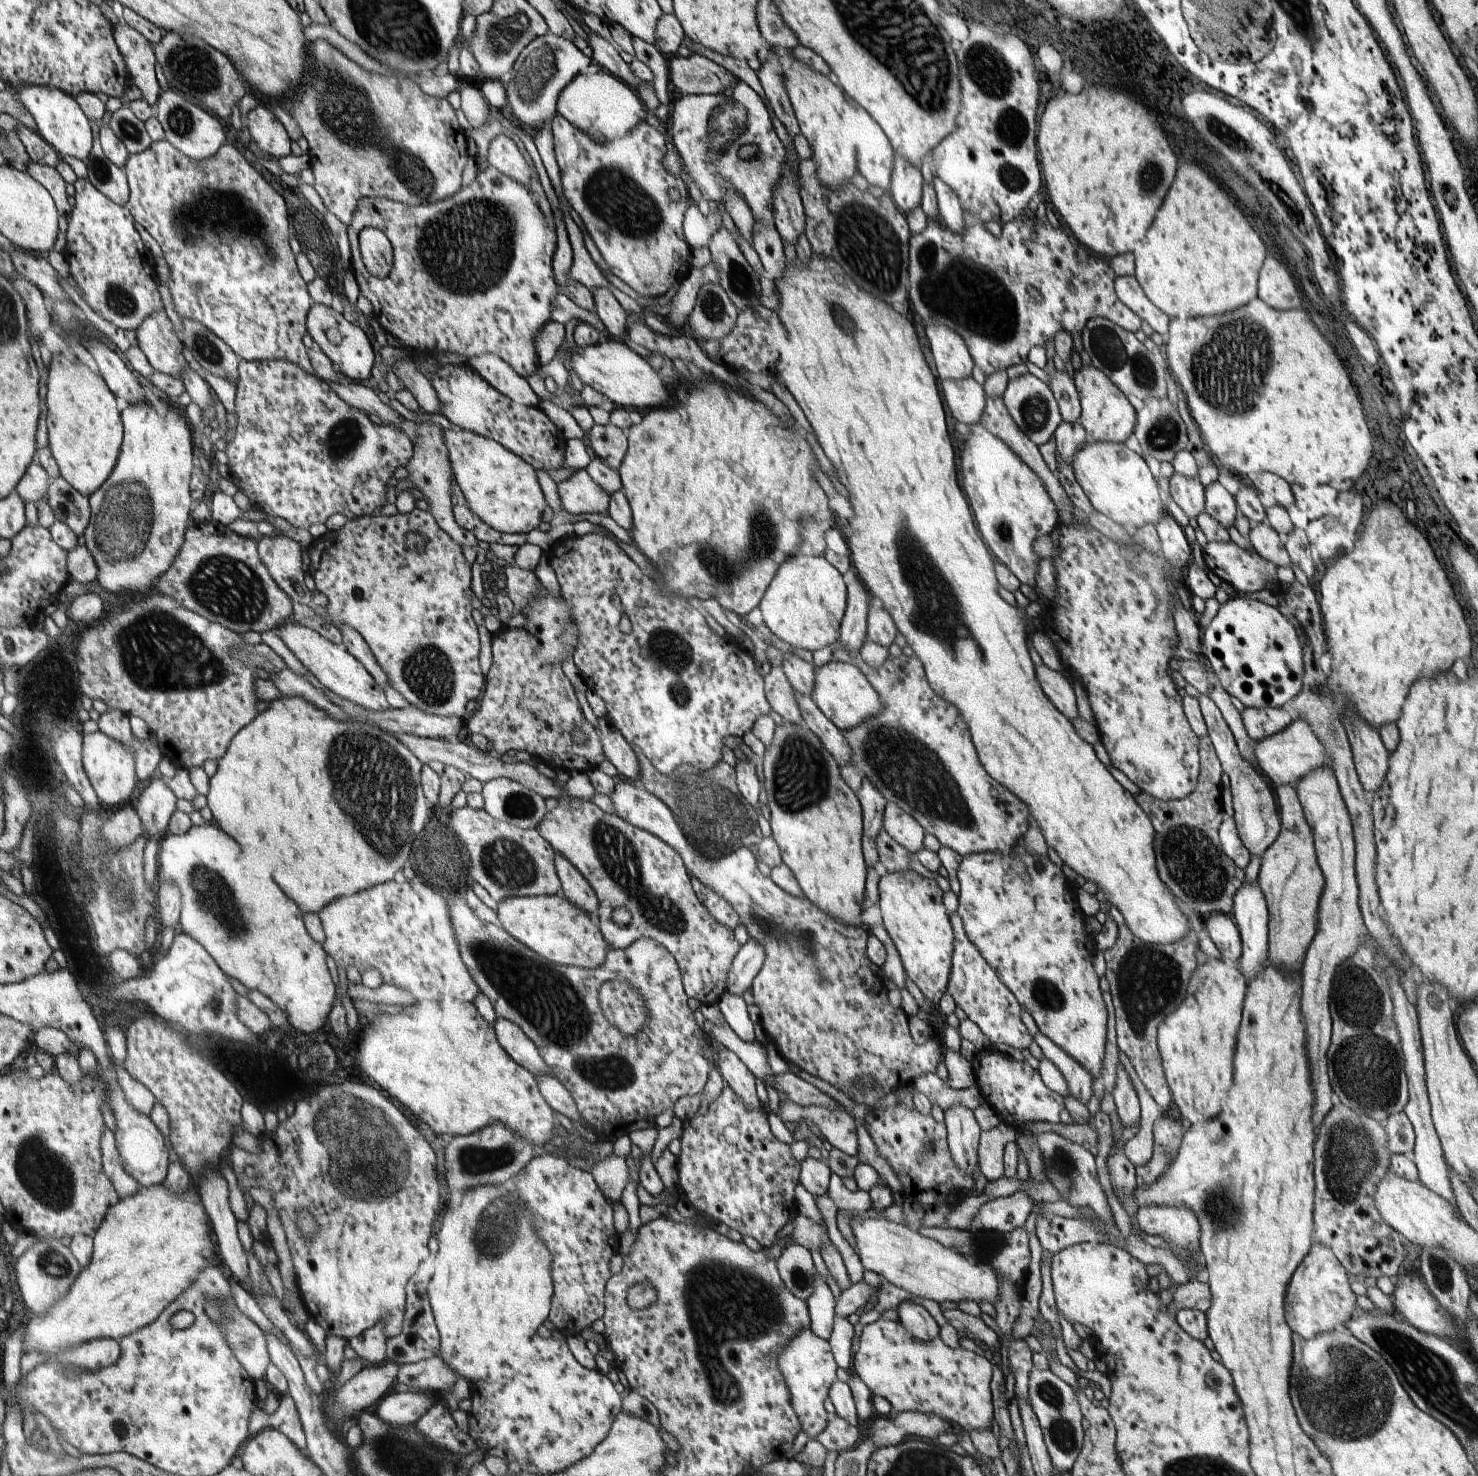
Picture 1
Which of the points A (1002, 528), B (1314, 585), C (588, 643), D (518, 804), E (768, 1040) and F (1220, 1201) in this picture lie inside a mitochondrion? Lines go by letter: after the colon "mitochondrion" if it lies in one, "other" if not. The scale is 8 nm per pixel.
A: mitochondrion
B: other
C: other
D: mitochondrion
E: other
F: mitochondrion

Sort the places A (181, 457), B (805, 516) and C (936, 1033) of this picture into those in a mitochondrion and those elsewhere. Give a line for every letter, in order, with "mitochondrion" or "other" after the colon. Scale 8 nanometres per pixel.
A: other
B: mitochondrion
C: other

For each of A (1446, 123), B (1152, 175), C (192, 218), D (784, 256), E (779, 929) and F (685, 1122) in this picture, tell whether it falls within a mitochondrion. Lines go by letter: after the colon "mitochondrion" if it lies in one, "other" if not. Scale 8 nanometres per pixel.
A: other
B: mitochondrion
C: mitochondrion
D: other
E: mitochondrion
F: other

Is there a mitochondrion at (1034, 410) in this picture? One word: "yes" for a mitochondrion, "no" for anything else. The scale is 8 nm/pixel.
yes

